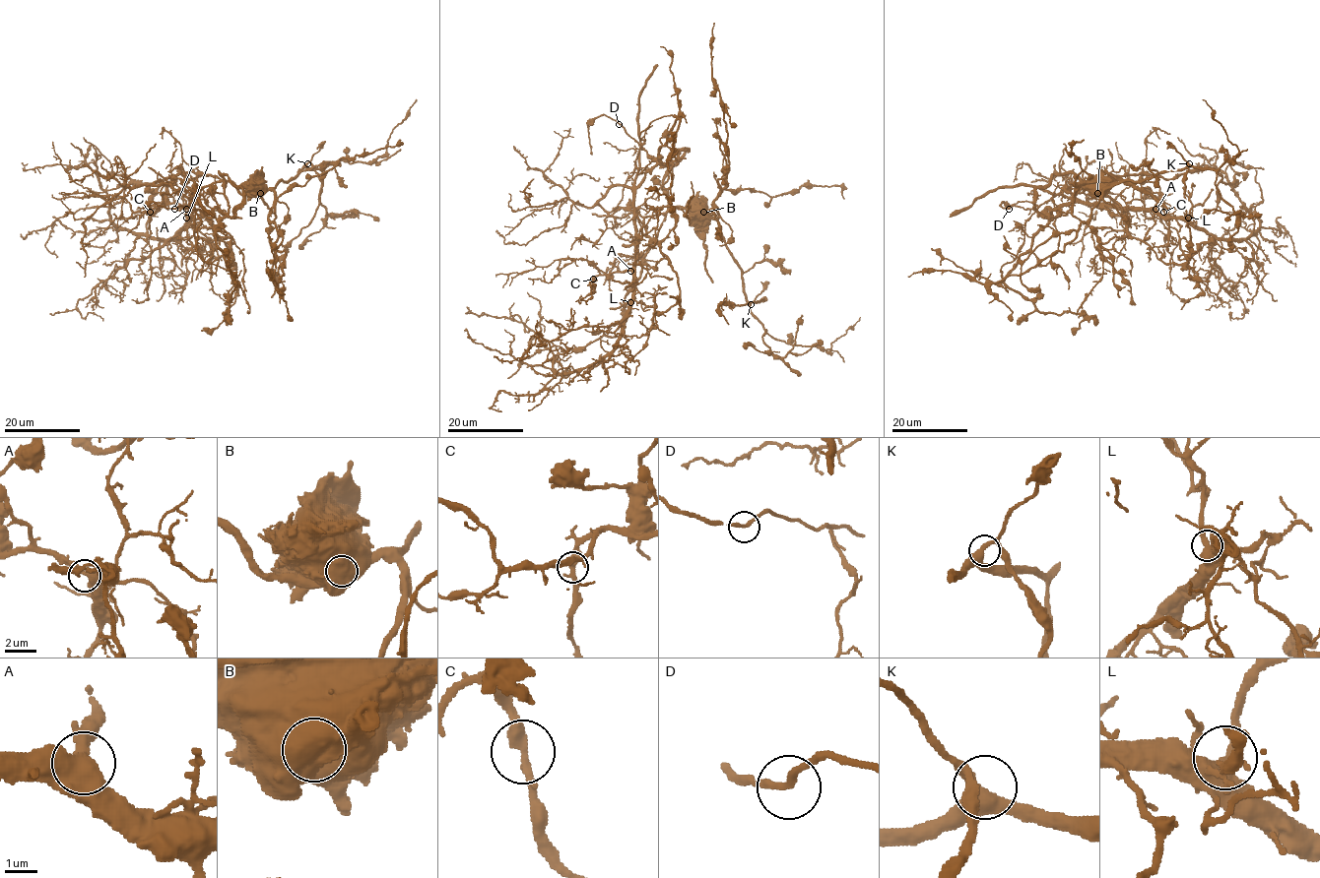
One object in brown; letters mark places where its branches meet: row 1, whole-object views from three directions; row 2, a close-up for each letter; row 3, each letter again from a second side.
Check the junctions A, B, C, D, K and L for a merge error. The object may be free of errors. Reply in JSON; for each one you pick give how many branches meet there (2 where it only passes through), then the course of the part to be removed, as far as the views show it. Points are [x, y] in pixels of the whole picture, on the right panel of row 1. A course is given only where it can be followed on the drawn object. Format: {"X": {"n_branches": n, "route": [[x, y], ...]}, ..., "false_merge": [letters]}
{"B": {"n_branches": 1, "route": [[1097, 193], [1111, 184], [1126, 181], [1146, 190], [1167, 209]]}, "false_merge": ["B"]}

